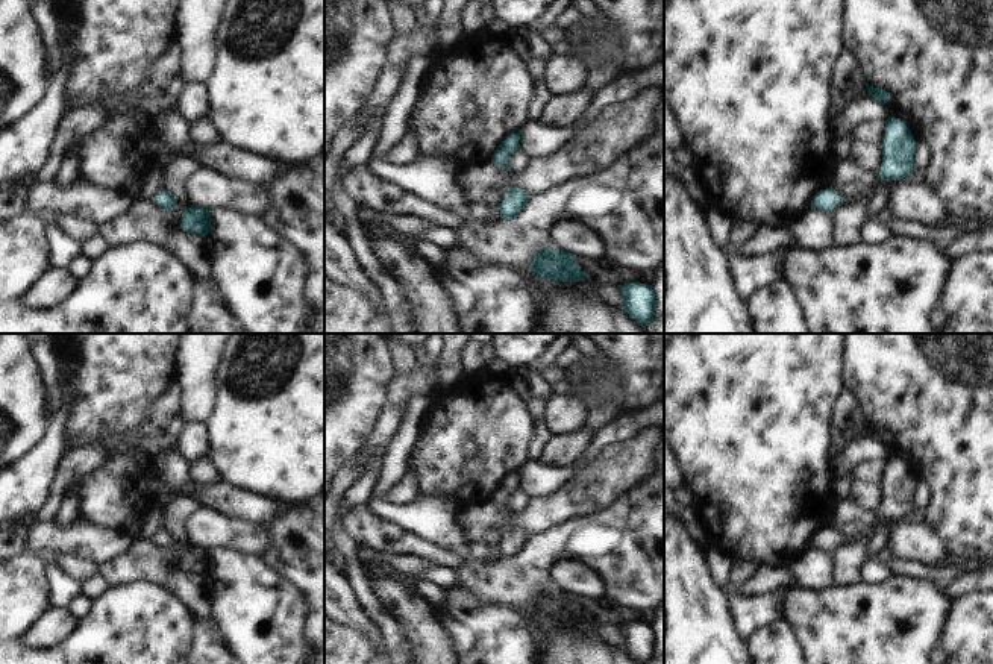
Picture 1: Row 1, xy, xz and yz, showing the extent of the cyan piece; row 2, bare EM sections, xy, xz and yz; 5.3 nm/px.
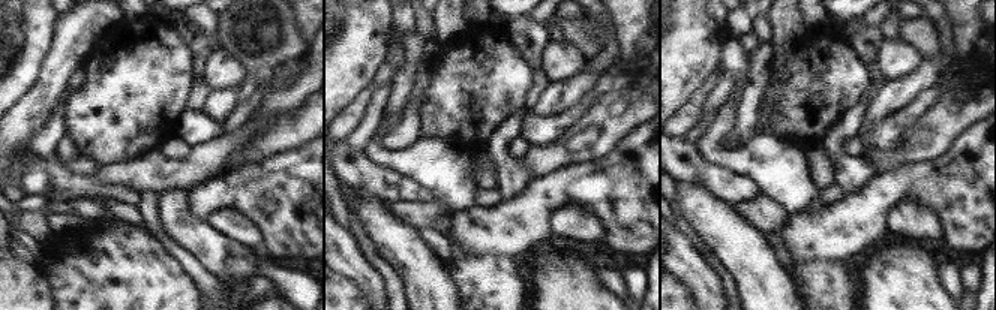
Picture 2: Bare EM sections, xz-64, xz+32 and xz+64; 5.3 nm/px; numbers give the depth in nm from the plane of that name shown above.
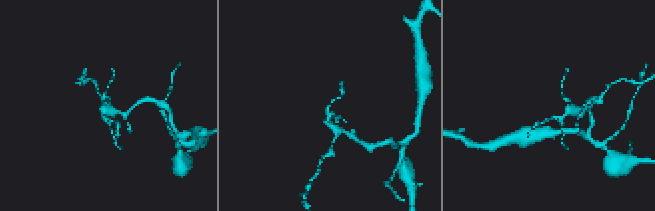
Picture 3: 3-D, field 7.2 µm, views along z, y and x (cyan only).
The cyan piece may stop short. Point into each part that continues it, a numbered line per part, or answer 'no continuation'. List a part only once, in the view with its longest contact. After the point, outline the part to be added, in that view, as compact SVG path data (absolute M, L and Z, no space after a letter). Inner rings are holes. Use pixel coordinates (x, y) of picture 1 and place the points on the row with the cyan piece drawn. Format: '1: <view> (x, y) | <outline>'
no continuation

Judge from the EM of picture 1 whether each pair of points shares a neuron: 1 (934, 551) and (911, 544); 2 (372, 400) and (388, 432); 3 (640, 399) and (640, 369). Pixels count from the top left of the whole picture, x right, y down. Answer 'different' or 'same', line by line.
1: same
2: different
3: same

